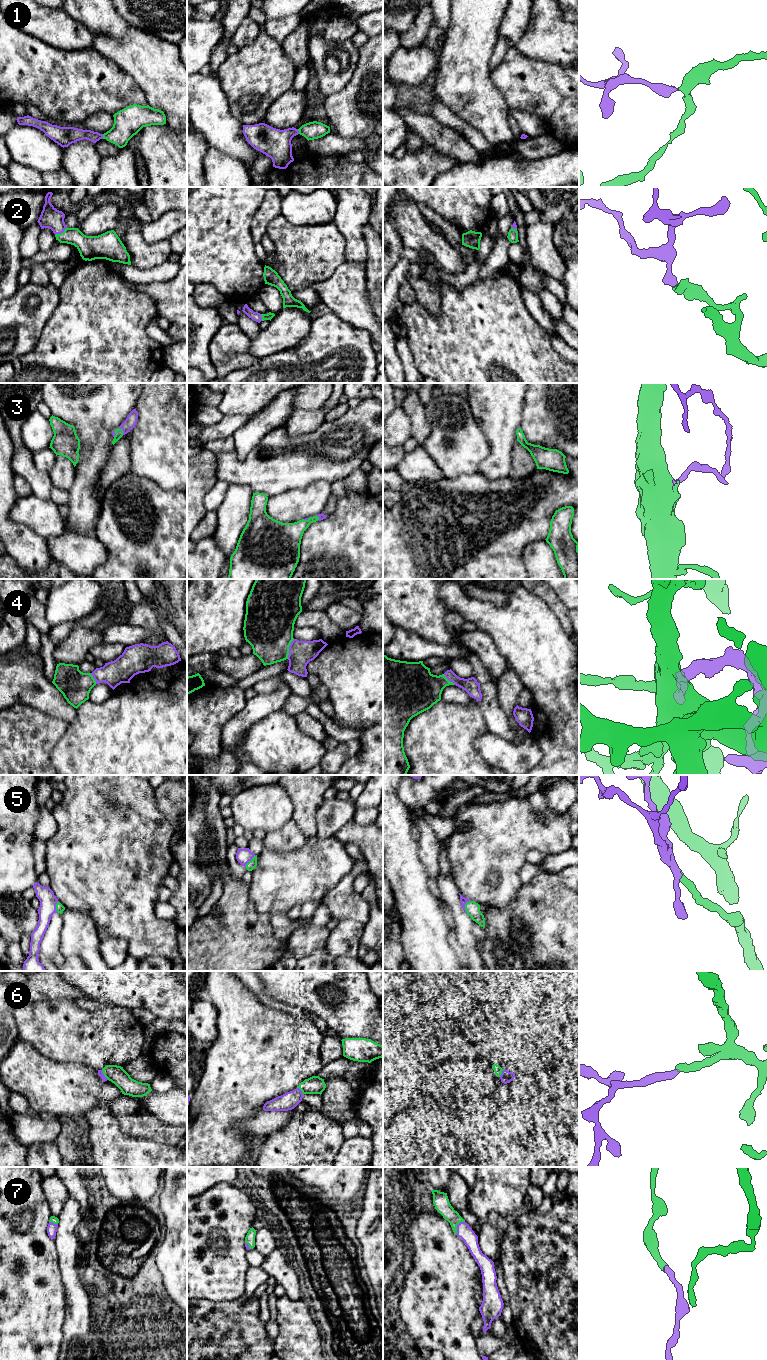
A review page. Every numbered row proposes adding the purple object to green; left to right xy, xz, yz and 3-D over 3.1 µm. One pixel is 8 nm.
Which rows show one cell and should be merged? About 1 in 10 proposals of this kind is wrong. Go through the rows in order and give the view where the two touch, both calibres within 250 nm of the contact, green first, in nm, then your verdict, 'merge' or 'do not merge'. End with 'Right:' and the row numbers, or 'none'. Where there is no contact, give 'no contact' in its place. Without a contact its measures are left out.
1: contact in xy; calibres 220 and 120 nm; merge
2: contact in xy; calibres 180 and 170 nm; merge
3: contact in xy; calibres 60 and 90 nm; merge
4: contact in xz; calibres 400 and 190 nm; merge
5: contact in yz; calibres 120 and 60 nm; merge
6: contact in yz; calibres 70 and 100 nm; merge
7: contact in yz; calibres 130 and 120 nm; merge
Right: 1, 2, 3, 4, 5, 6, 7

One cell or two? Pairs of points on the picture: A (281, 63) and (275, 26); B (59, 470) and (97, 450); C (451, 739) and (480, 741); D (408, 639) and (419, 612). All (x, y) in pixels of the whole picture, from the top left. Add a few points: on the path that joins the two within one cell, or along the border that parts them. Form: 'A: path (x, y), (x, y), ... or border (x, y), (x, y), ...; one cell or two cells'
A: border (262, 26), (263, 30), (270, 37), (280, 43); two cells
B: border (74, 467), (74, 481), (68, 490); two cells
C: border (488, 730), (480, 733), (473, 743), (486, 761); two cells
D: border (397, 626), (411, 630), (432, 642); two cells

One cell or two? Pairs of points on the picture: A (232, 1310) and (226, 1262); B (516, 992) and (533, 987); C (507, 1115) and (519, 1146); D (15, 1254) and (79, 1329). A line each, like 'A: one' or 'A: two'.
A: two
B: one
C: one
D: two

